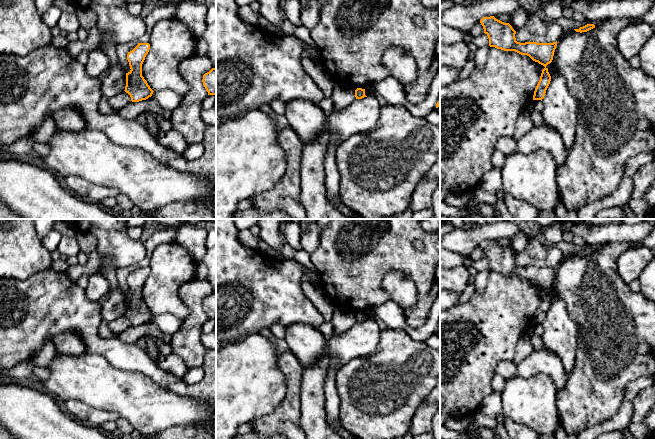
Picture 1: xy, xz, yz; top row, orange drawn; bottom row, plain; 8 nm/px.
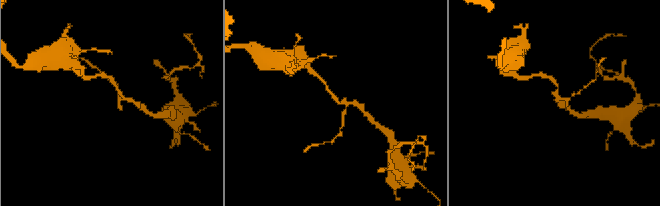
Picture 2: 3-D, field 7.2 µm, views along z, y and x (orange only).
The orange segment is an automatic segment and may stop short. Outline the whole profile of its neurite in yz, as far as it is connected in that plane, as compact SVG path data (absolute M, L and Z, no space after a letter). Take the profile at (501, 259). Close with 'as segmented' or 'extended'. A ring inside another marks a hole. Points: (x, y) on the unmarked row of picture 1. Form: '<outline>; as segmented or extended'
M494 240L483 241L480 244L484 257L489 262L489 270L504 275L515 275L521 279L529 280L533 285L538 286L545 292L542 294L540 304L535 312L533 324L544 322L546 314L550 308L551 300L546 291L553 284L557 265L553 267L537 267L516 265L516 255L509 247L504 247Z; as segmented

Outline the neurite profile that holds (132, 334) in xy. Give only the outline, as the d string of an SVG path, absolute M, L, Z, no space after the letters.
M153 322L139 326L131 325L125 331L116 335L116 337L125 343L136 343L141 337L145 335L156 336L164 342L170 344L170 337L164 335Z

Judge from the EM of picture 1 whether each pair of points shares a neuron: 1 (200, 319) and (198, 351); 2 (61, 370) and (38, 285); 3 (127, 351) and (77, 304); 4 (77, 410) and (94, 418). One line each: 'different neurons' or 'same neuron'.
1: same neuron
2: different neurons
3: same neuron
4: same neuron

